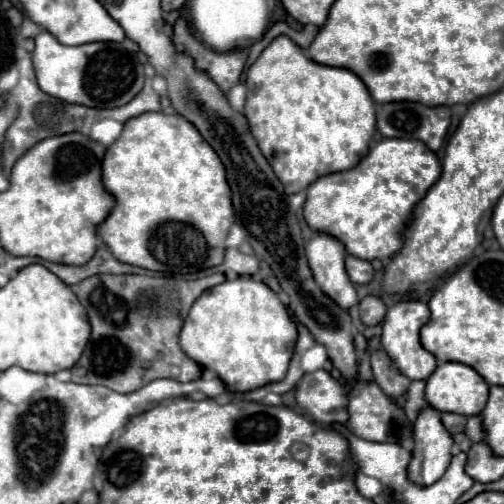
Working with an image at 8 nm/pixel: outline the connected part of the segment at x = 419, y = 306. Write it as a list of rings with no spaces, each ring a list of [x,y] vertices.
[[[407,300],[393,304],[387,308],[381,332],[381,348],[391,358],[393,366],[405,374],[409,380],[427,380],[429,374],[437,368],[437,360],[431,352],[427,352],[419,342],[419,330],[429,320],[429,308],[421,300]]]

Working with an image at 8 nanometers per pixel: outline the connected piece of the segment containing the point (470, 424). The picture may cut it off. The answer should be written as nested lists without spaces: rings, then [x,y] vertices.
[[[469,416],[467,418],[467,428],[465,428],[465,434],[471,442],[481,442],[485,438],[485,432],[483,432],[483,424],[481,424],[481,418],[479,416]]]

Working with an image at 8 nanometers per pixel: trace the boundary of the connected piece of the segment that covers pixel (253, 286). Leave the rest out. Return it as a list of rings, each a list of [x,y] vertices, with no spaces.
[[[239,276],[234,280],[225,280],[209,290],[205,290],[191,306],[179,336],[179,344],[183,352],[197,362],[201,368],[213,370],[229,392],[247,392],[261,388],[269,382],[283,380],[287,374],[287,366],[293,354],[293,346],[297,340],[297,328],[287,314],[287,308],[279,300],[279,296],[263,284],[259,278]]]

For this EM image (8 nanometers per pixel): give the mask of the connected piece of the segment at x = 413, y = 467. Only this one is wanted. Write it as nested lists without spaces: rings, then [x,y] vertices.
[[[423,408],[415,420],[415,446],[407,468],[409,480],[417,486],[431,486],[445,474],[451,462],[453,438],[445,430],[437,410]]]

